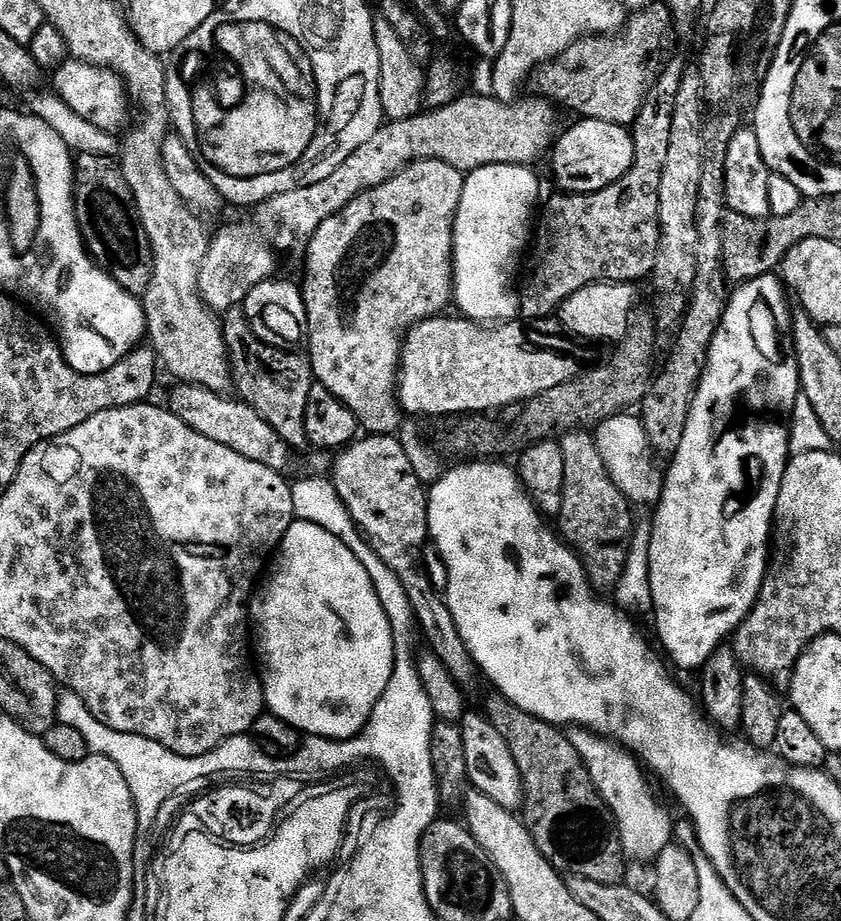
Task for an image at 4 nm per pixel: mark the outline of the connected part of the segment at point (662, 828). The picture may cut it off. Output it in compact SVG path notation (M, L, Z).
M576 728L571 732L569 747L574 754L576 752L582 757L591 789L596 790L620 827L621 846L638 863L651 865L674 838L674 822L669 810L658 806L655 798L644 790L641 765L631 753L619 750L611 741L589 730Z

